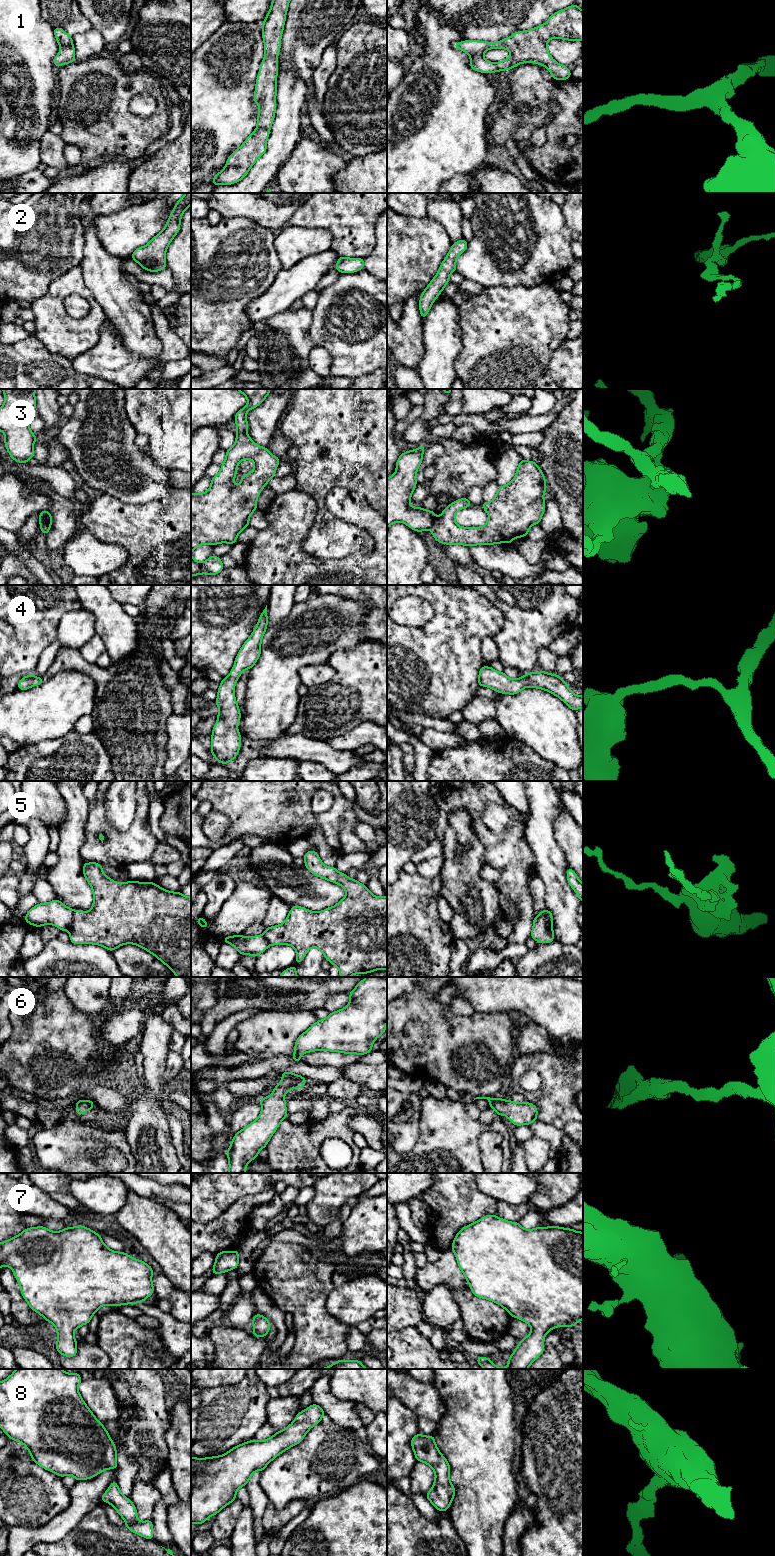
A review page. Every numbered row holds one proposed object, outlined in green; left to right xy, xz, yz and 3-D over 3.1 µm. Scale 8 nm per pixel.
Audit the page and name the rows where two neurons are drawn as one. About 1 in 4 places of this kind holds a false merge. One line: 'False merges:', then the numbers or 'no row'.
False merges: 3, 5

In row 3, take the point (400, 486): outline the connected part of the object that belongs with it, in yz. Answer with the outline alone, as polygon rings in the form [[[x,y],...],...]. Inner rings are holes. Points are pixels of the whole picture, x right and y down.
[[[425,444],[400,454],[396,462],[396,472],[387,478],[387,528],[393,523],[402,522],[414,531],[422,532],[430,529],[434,523],[434,511],[410,505],[424,448]]]

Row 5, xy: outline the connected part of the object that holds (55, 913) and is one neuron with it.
[[[57,898],[51,902],[38,903],[25,915],[25,921],[36,927],[54,925],[61,931],[68,930],[73,921],[73,910]]]

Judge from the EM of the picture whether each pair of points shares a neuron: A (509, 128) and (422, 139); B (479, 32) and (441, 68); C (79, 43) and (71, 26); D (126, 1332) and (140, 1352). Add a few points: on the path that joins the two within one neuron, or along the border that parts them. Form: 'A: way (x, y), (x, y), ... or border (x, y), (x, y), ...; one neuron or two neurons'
A: border (488, 127), (486, 132); two neurons
B: border (448, 23), (461, 34), (464, 40); two neurons
C: border (91, 28), (72, 37); two neurons
D: border (158, 1355), (139, 1343), (130, 1358); two neurons

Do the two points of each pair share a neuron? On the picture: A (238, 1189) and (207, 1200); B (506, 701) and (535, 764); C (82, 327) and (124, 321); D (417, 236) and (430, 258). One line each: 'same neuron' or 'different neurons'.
A: same neuron
B: different neurons
C: different neurons
D: same neuron

